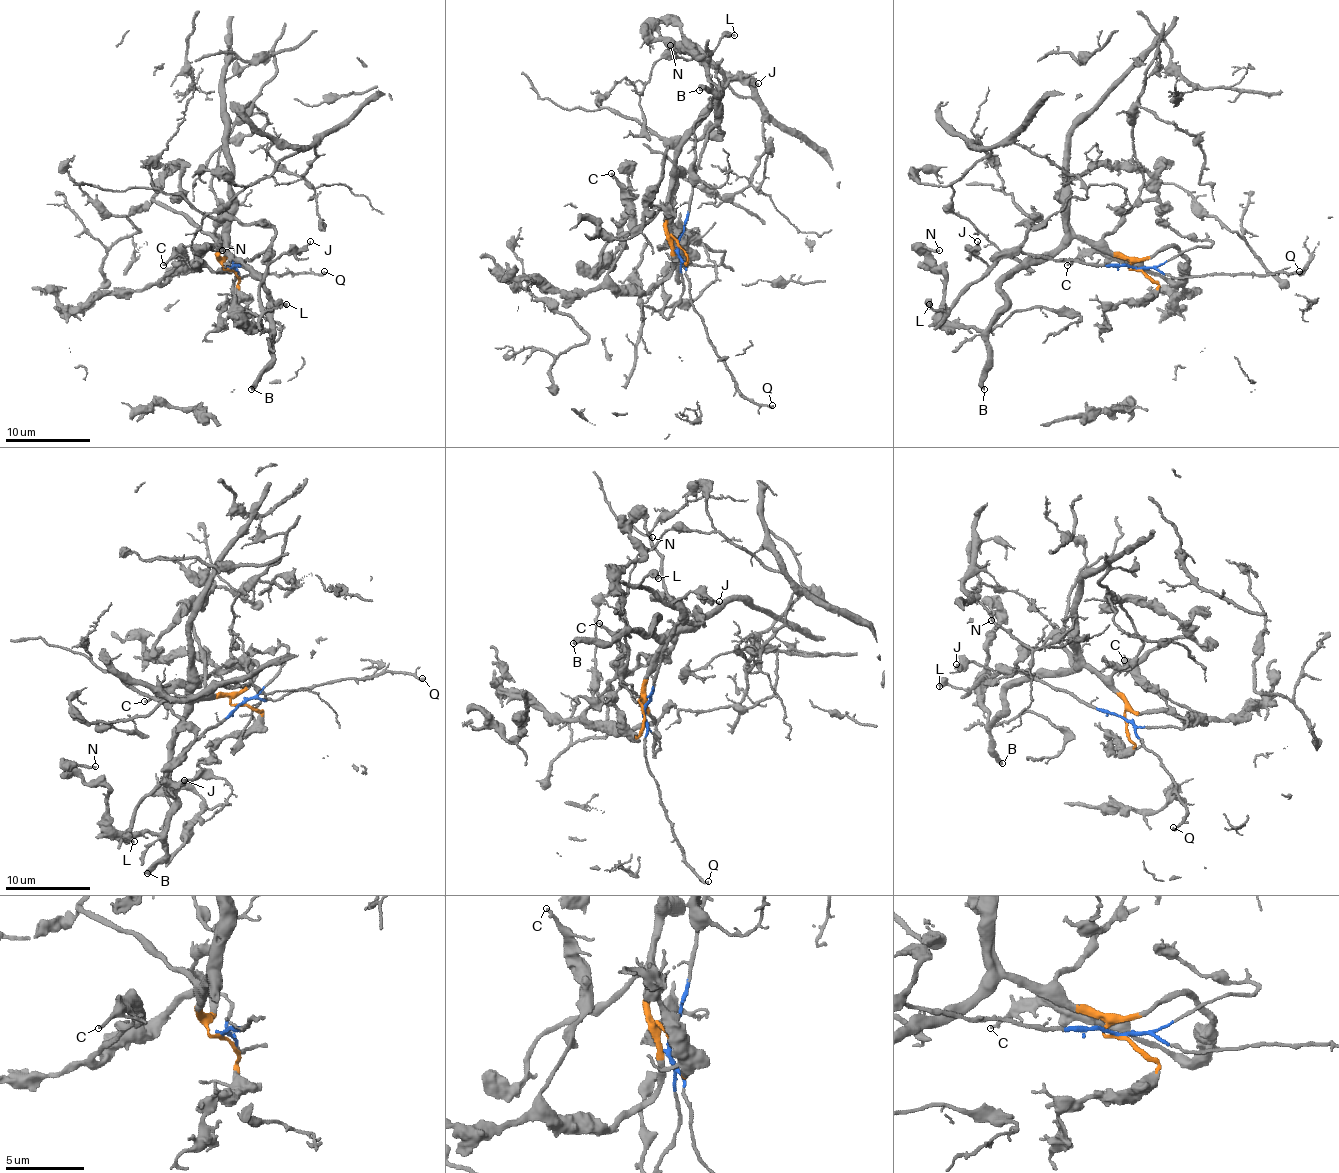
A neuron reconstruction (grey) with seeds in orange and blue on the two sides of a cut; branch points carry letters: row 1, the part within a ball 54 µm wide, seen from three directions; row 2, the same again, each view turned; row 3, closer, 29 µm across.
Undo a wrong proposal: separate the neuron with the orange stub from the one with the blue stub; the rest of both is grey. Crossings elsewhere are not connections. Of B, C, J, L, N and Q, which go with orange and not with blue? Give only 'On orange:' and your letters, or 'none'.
On orange: B, C, N

